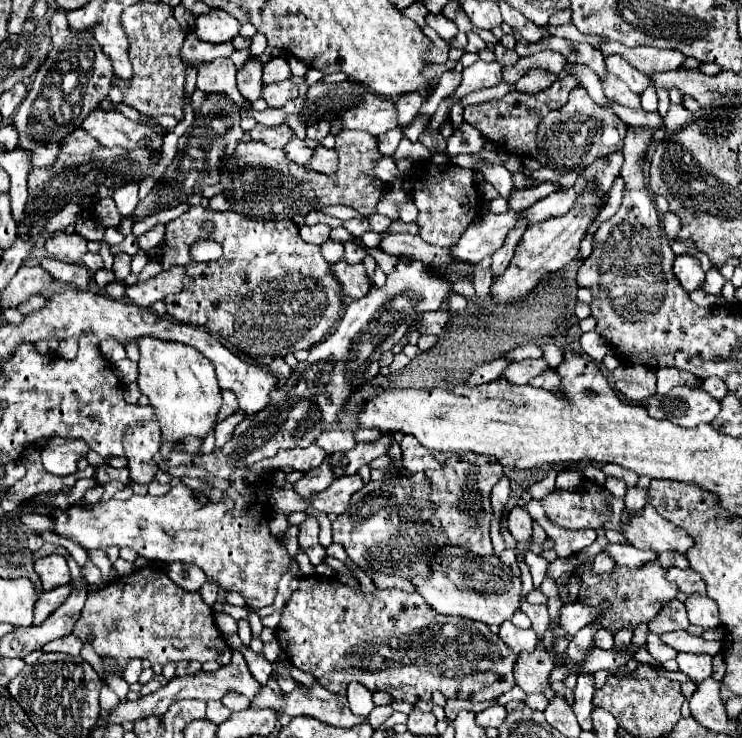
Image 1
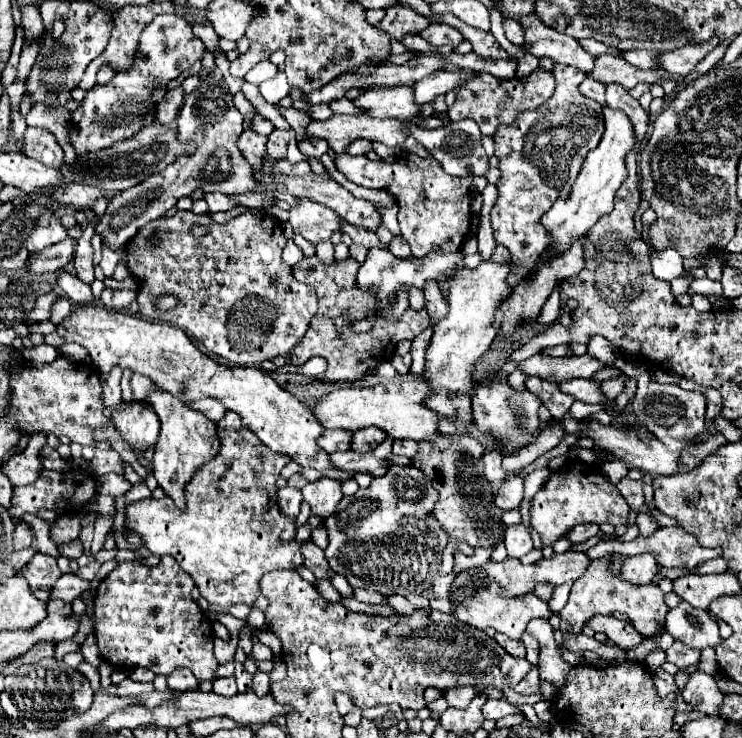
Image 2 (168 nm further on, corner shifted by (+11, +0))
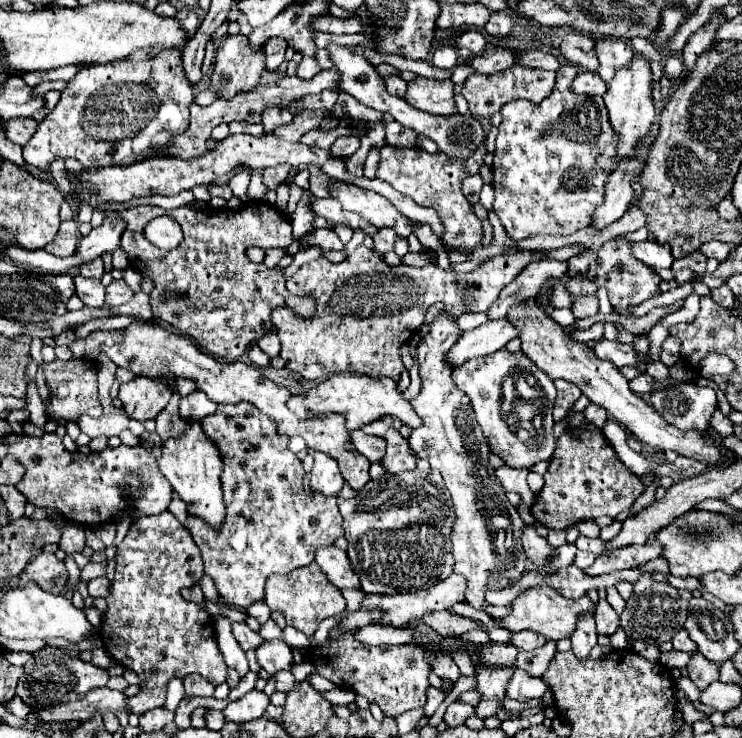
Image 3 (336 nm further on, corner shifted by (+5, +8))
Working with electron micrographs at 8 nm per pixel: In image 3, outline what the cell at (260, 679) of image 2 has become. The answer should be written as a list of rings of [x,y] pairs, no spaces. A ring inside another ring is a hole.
[[[290,671],[276,673],[276,689],[278,691],[290,691],[294,683],[296,683],[296,679],[294,679],[294,675]]]

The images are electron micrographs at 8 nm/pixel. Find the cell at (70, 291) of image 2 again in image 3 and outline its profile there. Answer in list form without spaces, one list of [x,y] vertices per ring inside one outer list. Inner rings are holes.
[[[78,275],[74,281],[76,281],[76,295],[86,303],[86,307],[104,305],[104,285],[100,283],[100,279],[86,279]]]

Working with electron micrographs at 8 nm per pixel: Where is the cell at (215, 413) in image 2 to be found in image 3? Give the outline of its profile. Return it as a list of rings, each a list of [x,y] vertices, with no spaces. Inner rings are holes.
[[[194,391],[180,399],[178,415],[180,415],[180,419],[202,419],[202,417],[214,413],[214,409],[216,409],[214,401],[206,399],[206,395],[202,395],[202,391]]]

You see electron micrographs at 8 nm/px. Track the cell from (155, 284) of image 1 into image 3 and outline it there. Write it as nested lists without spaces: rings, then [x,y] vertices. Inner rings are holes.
[[[112,281],[106,287],[106,305],[116,307],[116,305],[122,305],[122,303],[128,303],[132,299],[132,295],[134,295],[132,289],[124,281]]]

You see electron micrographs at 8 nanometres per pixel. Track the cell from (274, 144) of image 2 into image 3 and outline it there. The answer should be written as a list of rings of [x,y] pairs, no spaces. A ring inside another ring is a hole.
[[[270,105],[270,107],[266,107],[266,111],[262,113],[262,125],[264,125],[264,129],[270,133],[270,131],[274,131],[274,129],[280,127],[280,125],[290,123],[292,117],[294,117],[294,115],[288,111],[286,105]]]

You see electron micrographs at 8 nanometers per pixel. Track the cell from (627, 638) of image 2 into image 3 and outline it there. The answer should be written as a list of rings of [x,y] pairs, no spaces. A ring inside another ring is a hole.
[[[630,641],[630,643],[634,645],[634,651],[636,651],[638,655],[642,655],[644,659],[658,661],[658,657],[660,657],[660,649],[658,649],[656,645],[652,645],[652,643],[638,643],[638,641]]]

